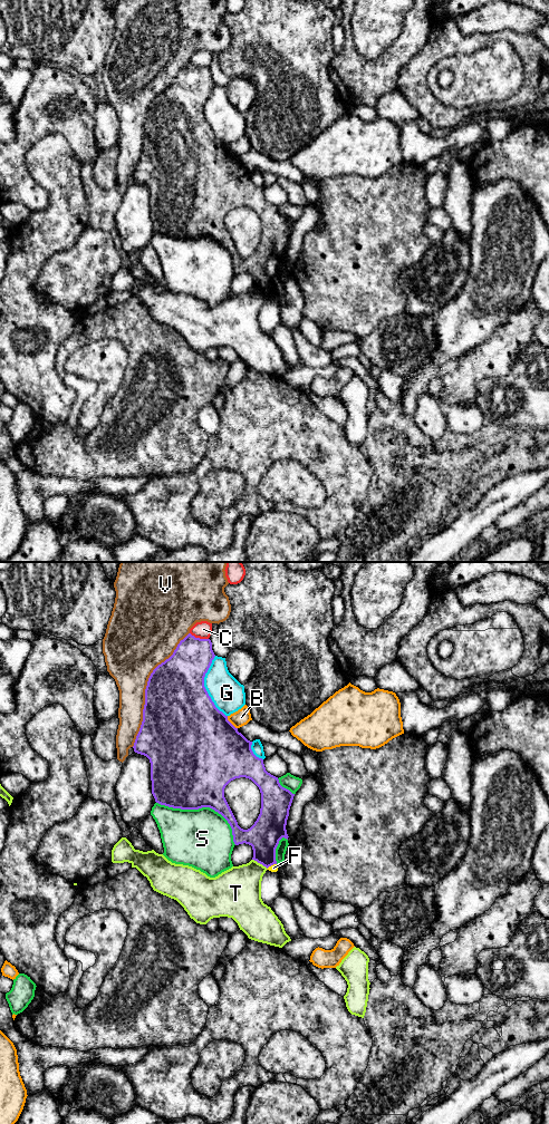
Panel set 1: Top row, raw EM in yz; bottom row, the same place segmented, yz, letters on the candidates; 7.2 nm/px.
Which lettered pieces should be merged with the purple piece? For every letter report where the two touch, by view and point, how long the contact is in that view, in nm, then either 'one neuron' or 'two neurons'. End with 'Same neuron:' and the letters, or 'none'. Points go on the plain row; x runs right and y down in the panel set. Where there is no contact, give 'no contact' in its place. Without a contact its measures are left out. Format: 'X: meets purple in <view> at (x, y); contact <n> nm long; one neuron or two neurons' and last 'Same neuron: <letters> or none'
B: meets purple in yz at (230, 152); contact 120 nm long; two neurons
C: meets purple in yz at (199, 67); contact 140 nm long; two neurons
F: meets purple in yz at (271, 293); contact 80 nm long; two neurons
G: meets purple in yz at (204, 116); contact 440 nm long; two neurons
S: meets purple in yz at (203, 235); contact 650 nm long; two neurons
T: meets purple in yz at (260, 292); contact 130 nm long; two neurons
V: meets purple in yz at (146, 117); contact 900 nm long; two neurons
Same neuron: none

